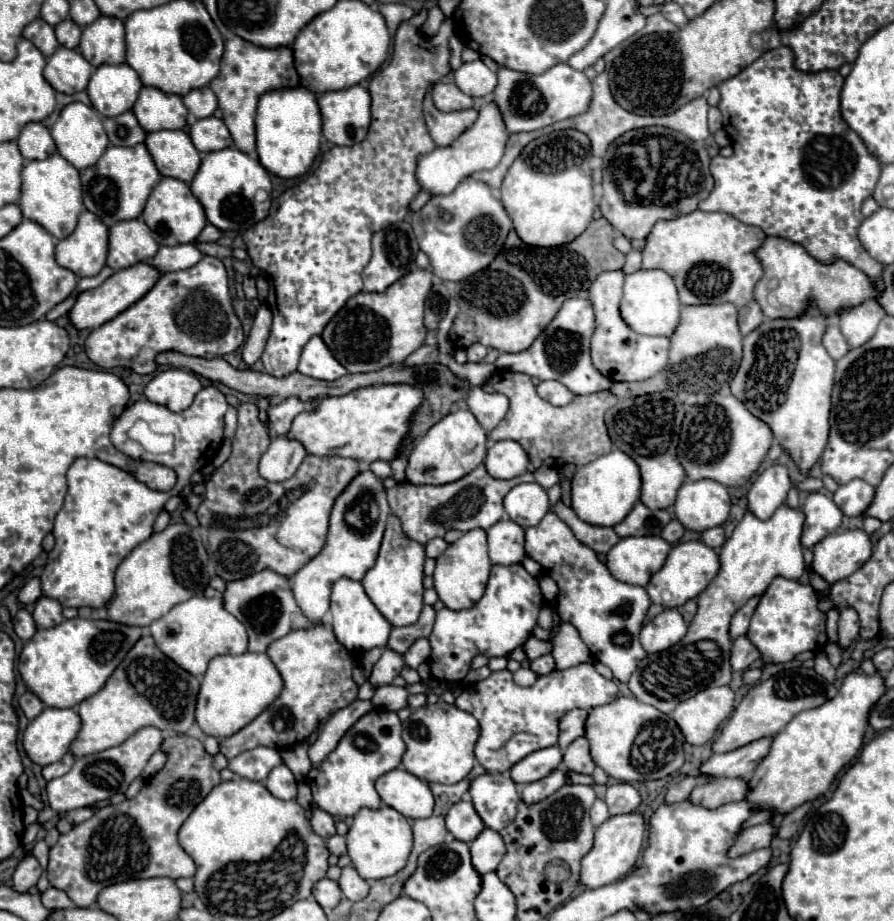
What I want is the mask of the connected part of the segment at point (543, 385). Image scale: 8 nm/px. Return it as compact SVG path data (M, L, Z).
M539 382L537 392L541 398L551 402L553 406L565 406L575 398L575 394L561 382Z

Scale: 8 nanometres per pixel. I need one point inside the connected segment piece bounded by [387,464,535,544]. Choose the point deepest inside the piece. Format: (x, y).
(476, 501)

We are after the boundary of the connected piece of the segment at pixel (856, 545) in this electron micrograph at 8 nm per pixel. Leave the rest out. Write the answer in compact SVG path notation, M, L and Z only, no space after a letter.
M841 530L831 536L825 536L815 548L813 570L821 574L829 584L835 584L855 570L859 570L873 552L871 536L861 530Z

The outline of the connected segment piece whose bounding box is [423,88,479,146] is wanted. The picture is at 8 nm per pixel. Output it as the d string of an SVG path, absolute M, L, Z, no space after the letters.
M431 88L427 90L427 96L423 100L423 112L425 122L429 128L429 134L437 146L451 144L459 134L463 134L479 116L475 108L457 110L457 112L441 112L435 108L431 100Z

